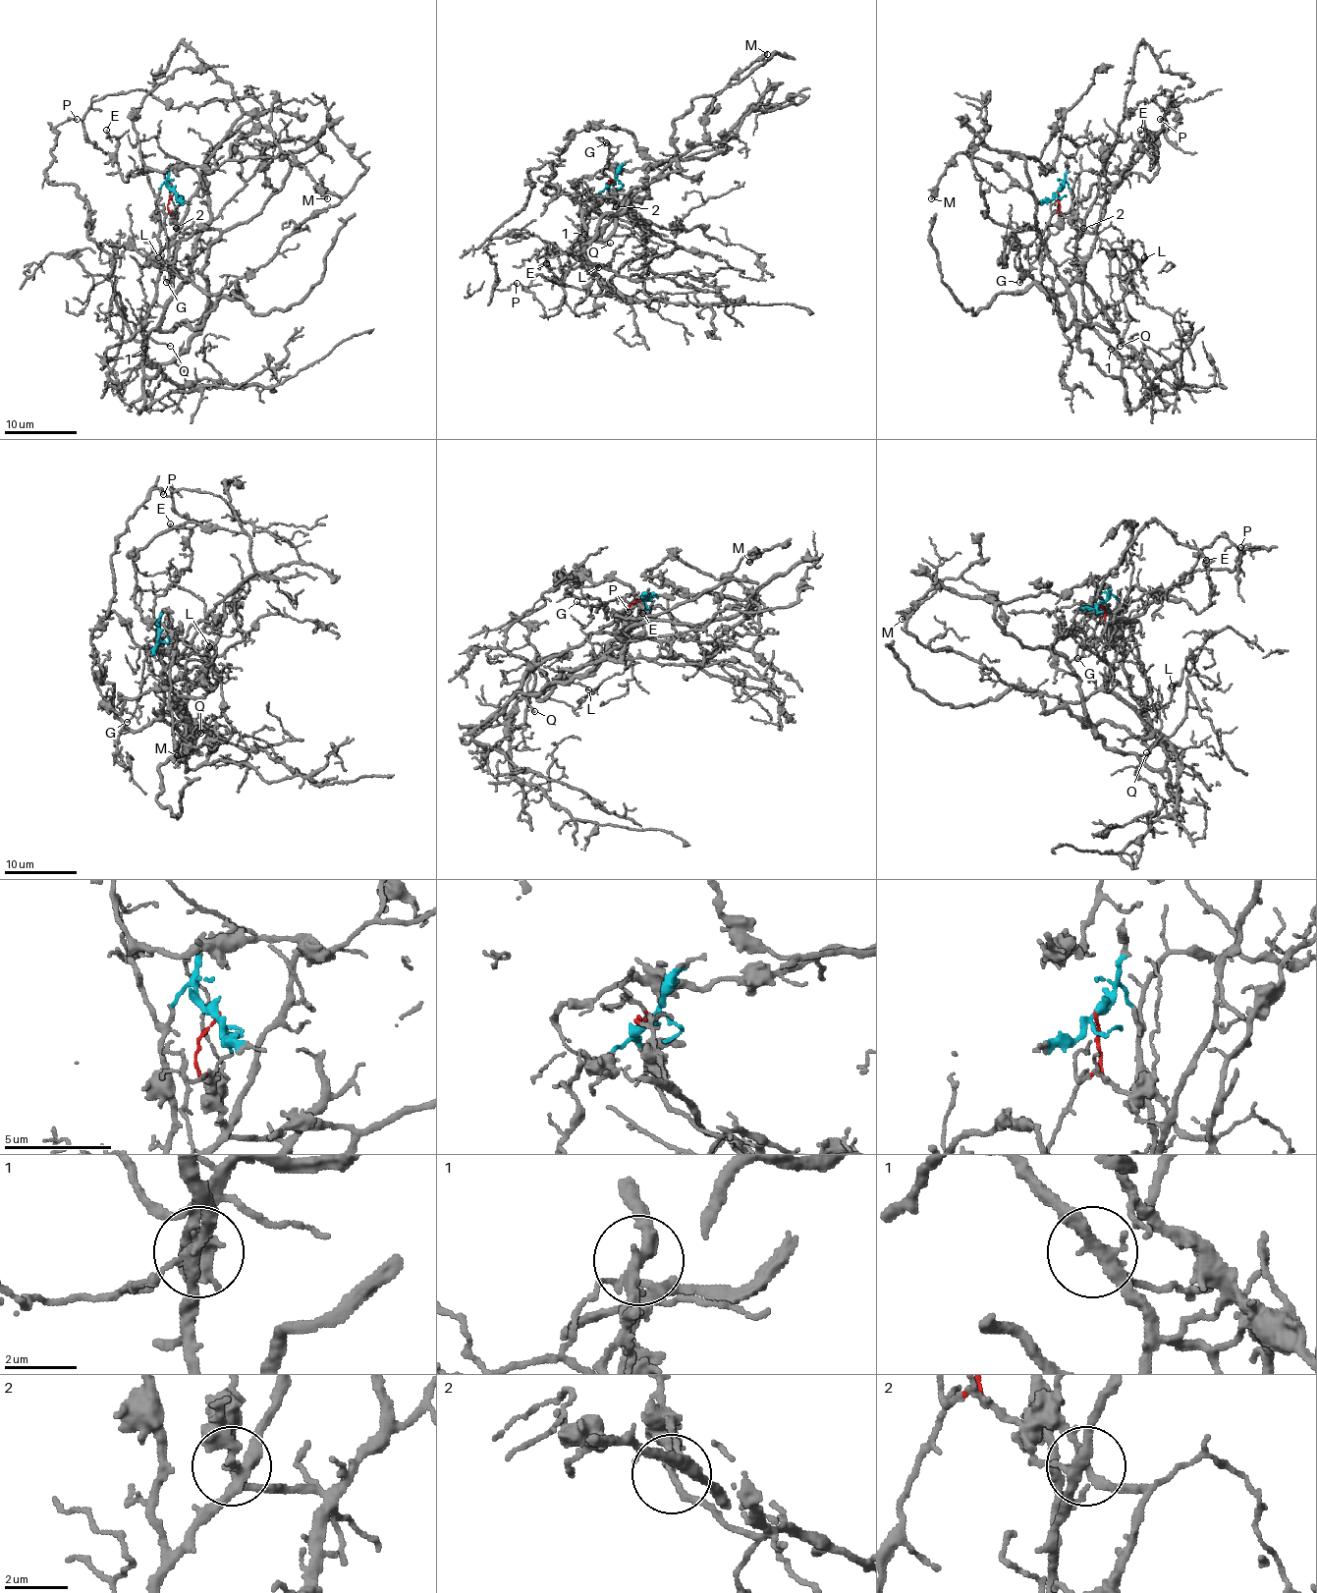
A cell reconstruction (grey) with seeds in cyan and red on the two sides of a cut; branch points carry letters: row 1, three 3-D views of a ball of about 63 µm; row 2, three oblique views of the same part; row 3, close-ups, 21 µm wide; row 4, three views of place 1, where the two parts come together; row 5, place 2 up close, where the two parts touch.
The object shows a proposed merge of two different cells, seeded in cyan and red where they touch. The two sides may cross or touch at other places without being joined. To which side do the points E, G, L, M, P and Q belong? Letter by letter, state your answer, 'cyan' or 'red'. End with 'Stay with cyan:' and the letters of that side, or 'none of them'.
E: cyan
G: red
L: cyan
M: cyan
P: cyan
Q: red
Stay with cyan: E, L, M, P

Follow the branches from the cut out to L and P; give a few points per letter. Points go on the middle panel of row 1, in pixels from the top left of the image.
L: (614, 182), (596, 195), (601, 201), (587, 215), (585, 247), (579, 251), (579, 257), (598, 268)
P: (614, 182), (587, 212), (549, 182), (551, 163), (527, 171), (531, 193), (486, 249), (495, 288), (517, 282)

